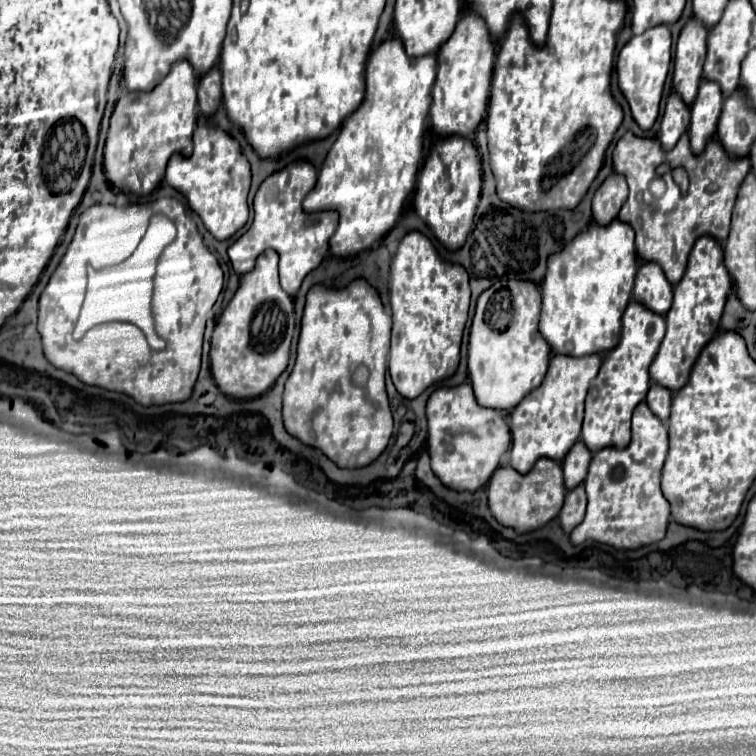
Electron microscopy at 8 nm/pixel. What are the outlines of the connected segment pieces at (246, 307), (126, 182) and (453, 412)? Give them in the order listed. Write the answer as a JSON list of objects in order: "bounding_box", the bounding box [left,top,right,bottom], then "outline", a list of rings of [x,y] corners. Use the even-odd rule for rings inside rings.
[{"bounding_box":[211,252,295,400],"outline":[[[263,252],[259,256],[255,270],[251,270],[247,276],[241,278],[239,290],[235,292],[233,300],[227,304],[223,314],[217,320],[213,338],[211,338],[211,374],[215,384],[225,396],[237,398],[237,400],[249,400],[265,394],[275,380],[281,376],[281,372],[289,364],[289,352],[291,352],[291,340],[293,340],[293,330],[295,330],[295,312],[293,312],[293,300],[283,292],[279,286],[279,276],[277,276],[277,262],[279,254],[277,252]],[[263,302],[273,302],[279,306],[279,310],[285,314],[287,326],[279,332],[279,344],[275,338],[275,348],[271,352],[255,352],[251,348],[251,320],[257,312],[257,308]]]},{"bounding_box":[105,60,197,194],"outline":[[[181,60],[151,92],[127,92],[117,102],[105,142],[105,176],[119,190],[129,194],[151,194],[165,176],[165,166],[173,154],[191,156],[191,136],[197,124],[197,78]]]},{"bounding_box":[427,384,511,492],"outline":[[[461,384],[455,388],[439,388],[431,394],[427,402],[427,420],[431,468],[441,484],[459,492],[475,492],[485,486],[497,470],[503,452],[507,452],[511,444],[511,432],[503,416],[497,410],[479,406],[473,396],[473,388],[469,384]]]}]

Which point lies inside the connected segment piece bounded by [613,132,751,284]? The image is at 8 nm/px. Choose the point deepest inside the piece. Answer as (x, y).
(666, 227)

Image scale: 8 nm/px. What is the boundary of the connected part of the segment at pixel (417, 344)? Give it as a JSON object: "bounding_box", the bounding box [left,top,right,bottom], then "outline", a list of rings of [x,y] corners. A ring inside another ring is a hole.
{"bounding_box":[389,232,471,400],"outline":[[[409,232],[391,262],[389,292],[393,310],[389,374],[397,392],[413,400],[431,384],[455,374],[471,288],[463,268],[443,262],[431,240],[421,232]]]}

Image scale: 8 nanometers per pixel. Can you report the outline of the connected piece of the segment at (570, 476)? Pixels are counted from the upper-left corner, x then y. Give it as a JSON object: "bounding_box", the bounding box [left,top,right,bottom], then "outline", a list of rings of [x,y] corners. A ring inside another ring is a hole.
{"bounding_box":[561,442,591,490],"outline":[[[577,442],[569,454],[565,456],[565,460],[561,462],[563,466],[563,476],[565,476],[565,488],[571,490],[575,486],[579,486],[585,476],[587,476],[587,468],[591,462],[591,452],[587,450],[587,446],[583,442]]]}

